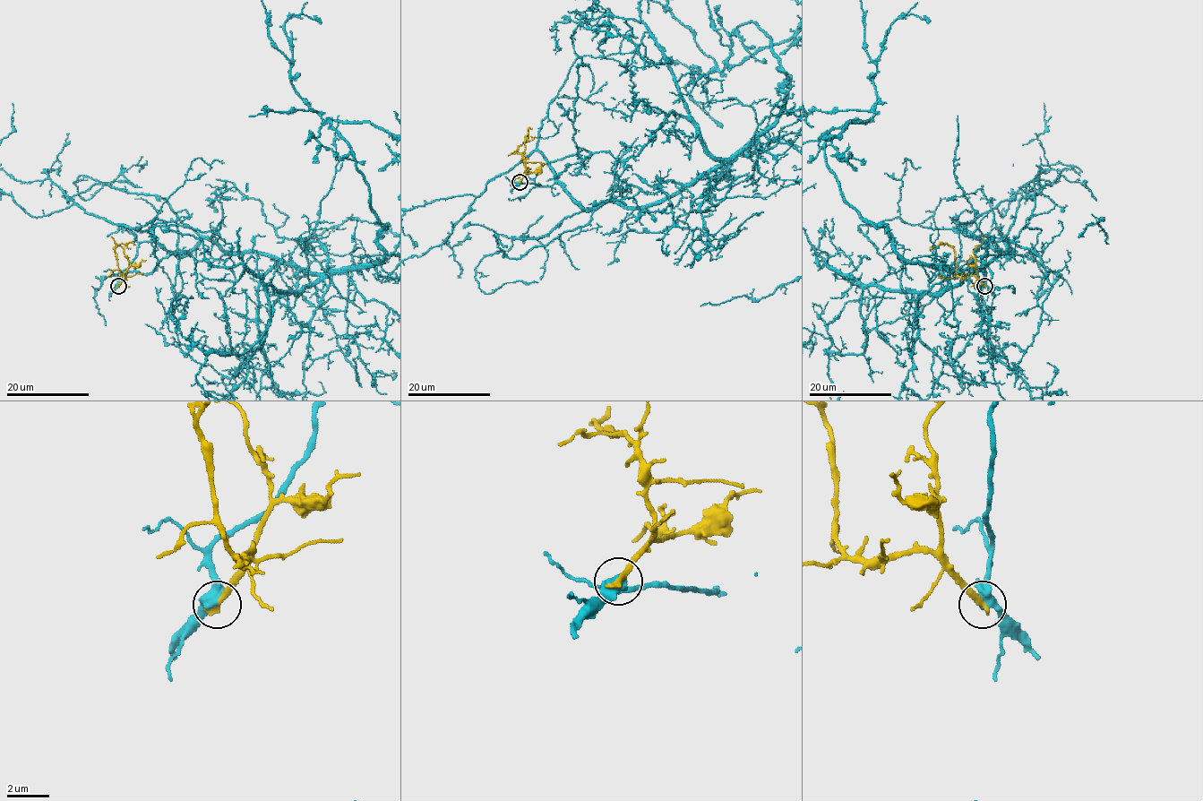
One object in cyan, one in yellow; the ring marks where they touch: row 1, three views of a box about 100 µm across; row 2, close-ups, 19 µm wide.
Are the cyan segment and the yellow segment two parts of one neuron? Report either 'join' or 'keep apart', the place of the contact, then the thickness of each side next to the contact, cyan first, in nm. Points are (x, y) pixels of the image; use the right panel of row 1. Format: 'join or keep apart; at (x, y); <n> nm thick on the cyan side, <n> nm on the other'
keep apart; at (984, 286); 500 nm thick on the cyan side, 360 nm on the other

